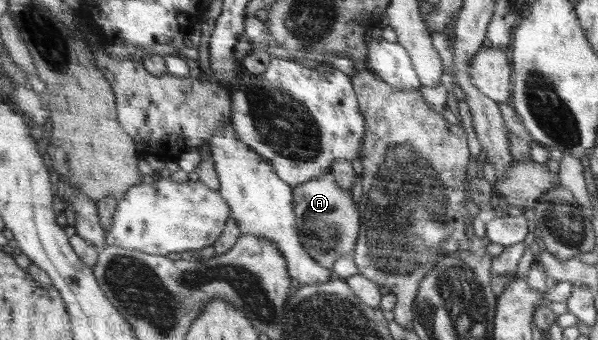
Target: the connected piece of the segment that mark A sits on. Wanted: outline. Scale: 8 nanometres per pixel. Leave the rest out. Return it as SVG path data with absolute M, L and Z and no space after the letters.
M332 173L292 187L295 197L296 225L307 251L321 266L333 268L339 257L351 257L360 227L359 211L352 194L342 188Z

